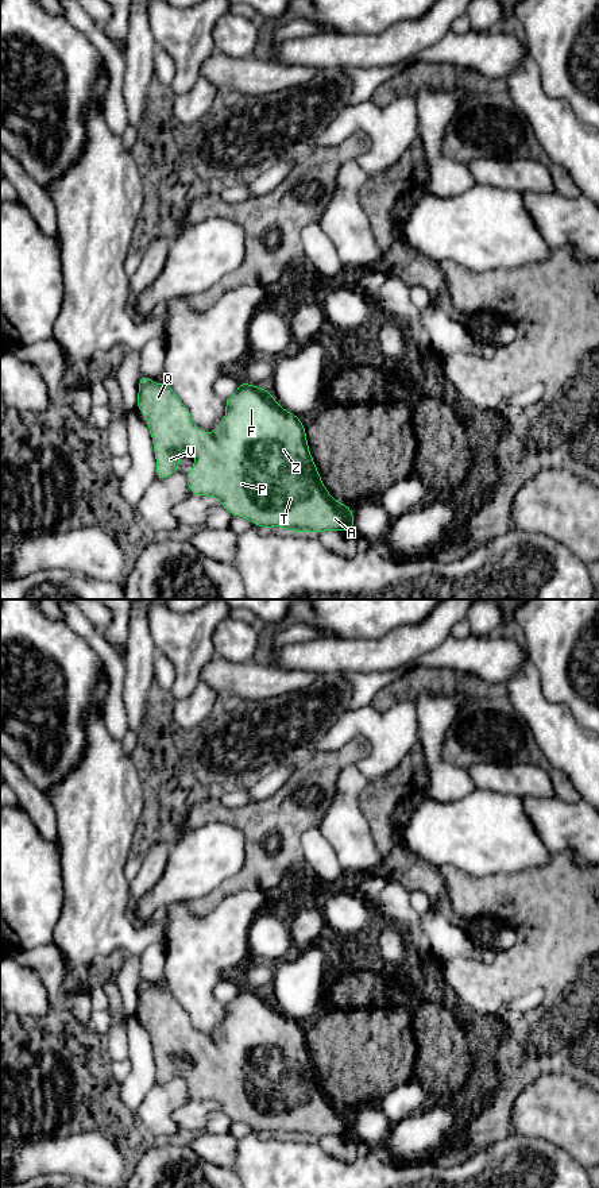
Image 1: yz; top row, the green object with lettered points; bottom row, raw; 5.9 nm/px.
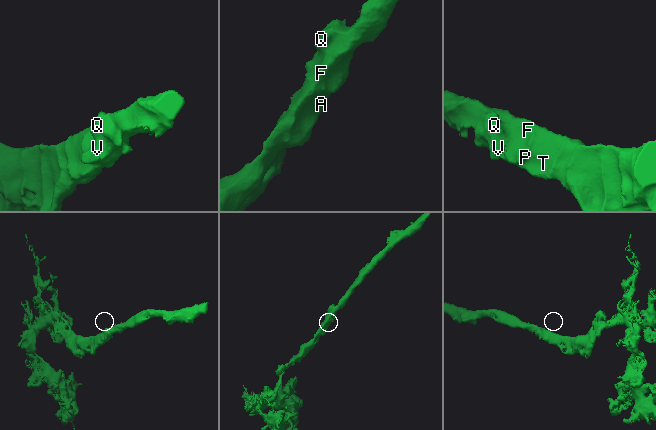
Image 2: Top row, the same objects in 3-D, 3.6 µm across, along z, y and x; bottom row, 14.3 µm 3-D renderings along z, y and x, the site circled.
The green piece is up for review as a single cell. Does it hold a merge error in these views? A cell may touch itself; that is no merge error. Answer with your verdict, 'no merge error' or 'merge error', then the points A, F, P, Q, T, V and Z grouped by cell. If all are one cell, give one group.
no merge error; groups A F P Q T V Z

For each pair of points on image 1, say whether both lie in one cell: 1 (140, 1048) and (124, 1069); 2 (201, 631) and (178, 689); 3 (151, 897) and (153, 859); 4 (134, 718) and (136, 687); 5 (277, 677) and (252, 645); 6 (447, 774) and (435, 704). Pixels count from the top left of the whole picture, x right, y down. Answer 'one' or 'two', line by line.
1: two
2: one
3: two
4: one
5: two
6: one

